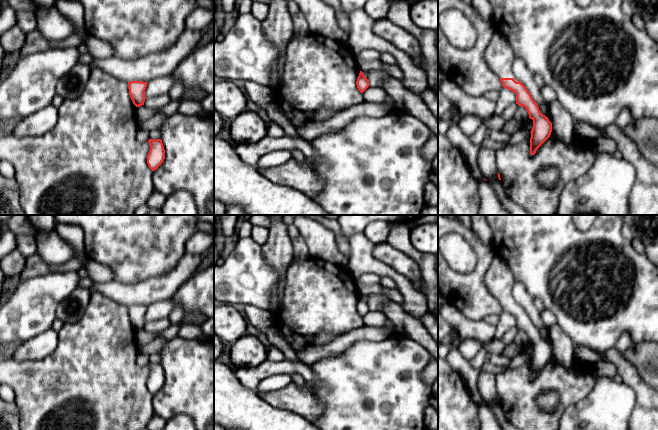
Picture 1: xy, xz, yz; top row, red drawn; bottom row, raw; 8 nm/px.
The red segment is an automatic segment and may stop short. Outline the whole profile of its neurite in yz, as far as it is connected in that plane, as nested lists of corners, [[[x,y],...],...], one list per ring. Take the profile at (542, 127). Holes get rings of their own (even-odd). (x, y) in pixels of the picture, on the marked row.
[[[494,32],[489,46],[484,52],[484,59],[489,68],[500,78],[502,86],[516,94],[516,104],[523,106],[527,110],[529,118],[533,120],[530,132],[530,154],[534,155],[537,149],[550,137],[552,123],[540,112],[529,91],[515,77],[513,73],[515,55],[503,34]]]

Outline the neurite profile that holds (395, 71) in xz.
[[[355,55],[355,60],[360,71],[362,72],[364,71],[370,72],[372,70],[383,69],[386,72],[388,72],[391,77],[394,77],[399,81],[403,81],[404,78],[403,71],[398,65],[390,65],[387,63],[383,63],[380,59],[374,61],[365,61],[359,58],[357,55]]]

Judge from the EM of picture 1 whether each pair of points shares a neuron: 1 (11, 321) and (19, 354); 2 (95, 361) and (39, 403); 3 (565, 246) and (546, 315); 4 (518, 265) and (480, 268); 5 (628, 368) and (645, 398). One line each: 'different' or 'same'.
1: different
2: same
3: different
4: different
5: same

